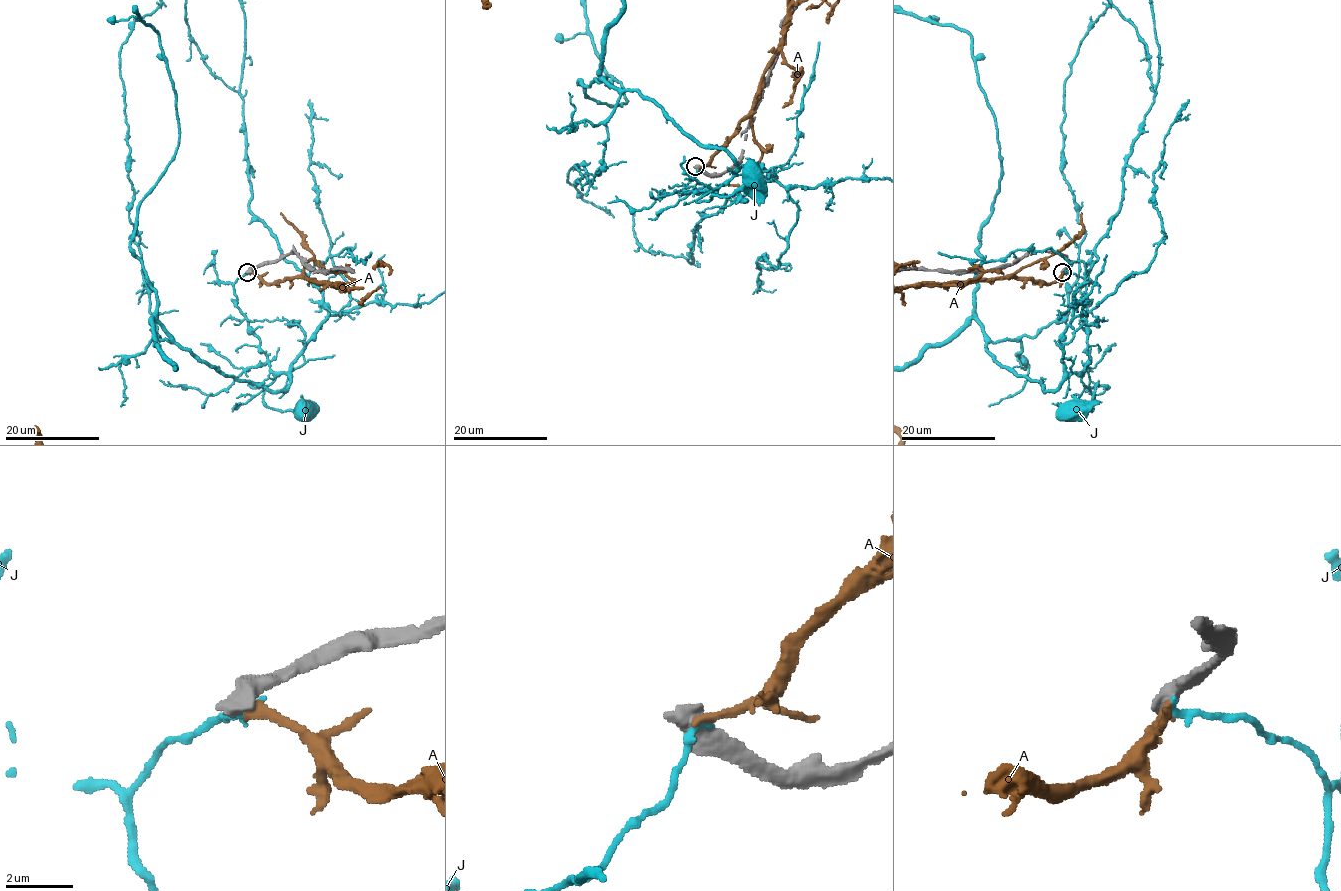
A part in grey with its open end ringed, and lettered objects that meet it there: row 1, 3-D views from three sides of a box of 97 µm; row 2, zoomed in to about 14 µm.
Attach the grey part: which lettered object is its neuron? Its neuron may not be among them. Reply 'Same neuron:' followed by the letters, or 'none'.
Same neuron: none

